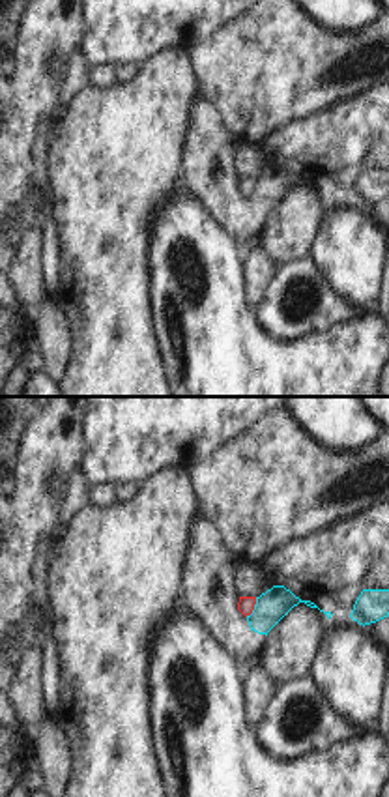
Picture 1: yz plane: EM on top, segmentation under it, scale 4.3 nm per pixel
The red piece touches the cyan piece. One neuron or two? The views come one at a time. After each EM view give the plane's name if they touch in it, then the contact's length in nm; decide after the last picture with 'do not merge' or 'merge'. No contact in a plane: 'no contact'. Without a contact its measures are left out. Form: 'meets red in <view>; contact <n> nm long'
meets red in yz; contact 100 nm long

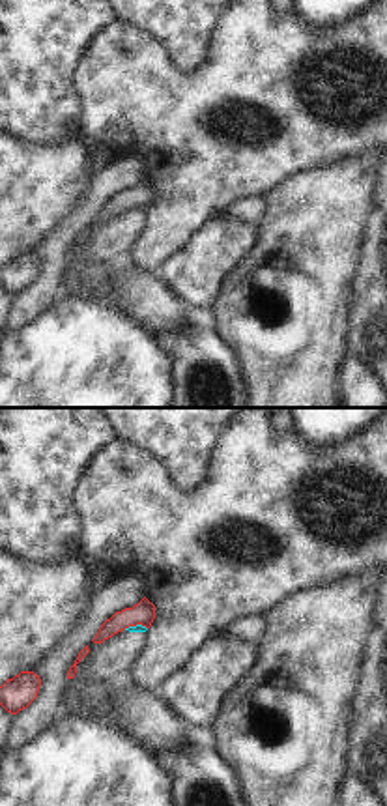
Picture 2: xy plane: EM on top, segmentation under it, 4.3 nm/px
meets red in xy; contact 100 nm long

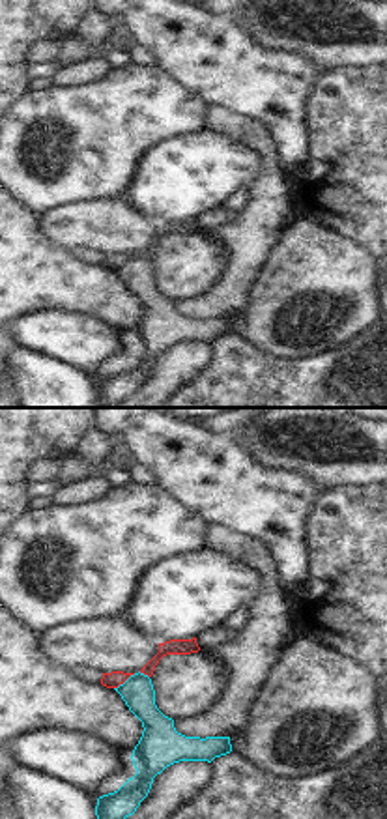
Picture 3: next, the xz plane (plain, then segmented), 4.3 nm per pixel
meets red in xz; contact 120 nm long

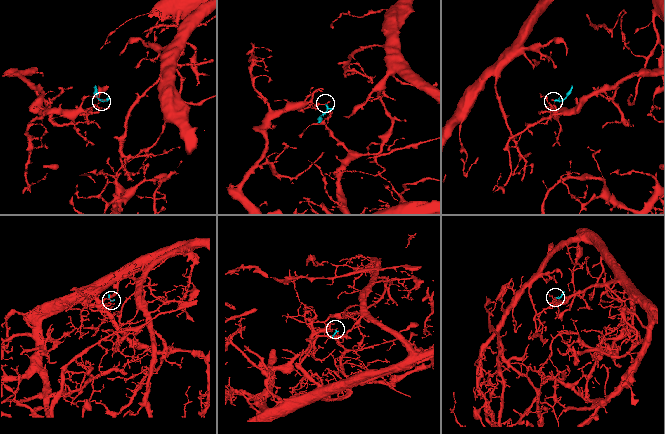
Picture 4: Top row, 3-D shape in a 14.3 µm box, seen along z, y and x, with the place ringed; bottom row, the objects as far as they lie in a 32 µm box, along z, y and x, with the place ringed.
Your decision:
do not merge

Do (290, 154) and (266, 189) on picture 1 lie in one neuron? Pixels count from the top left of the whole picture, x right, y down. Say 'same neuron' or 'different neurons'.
different neurons

